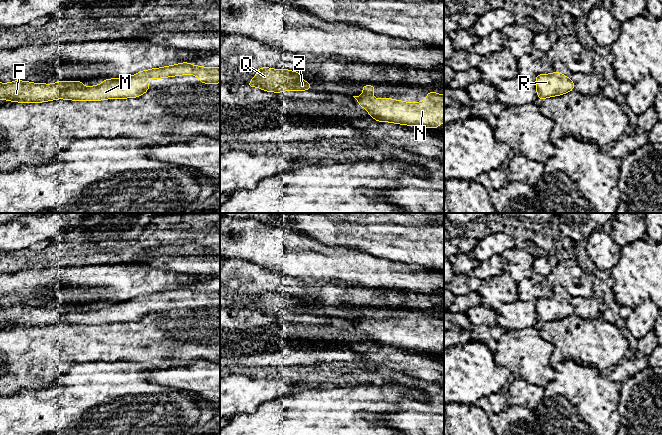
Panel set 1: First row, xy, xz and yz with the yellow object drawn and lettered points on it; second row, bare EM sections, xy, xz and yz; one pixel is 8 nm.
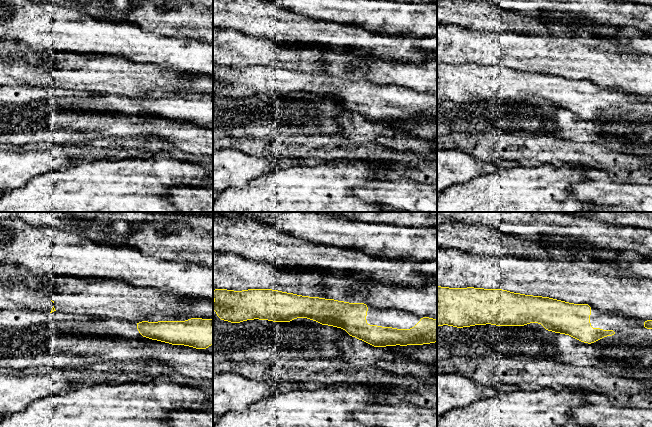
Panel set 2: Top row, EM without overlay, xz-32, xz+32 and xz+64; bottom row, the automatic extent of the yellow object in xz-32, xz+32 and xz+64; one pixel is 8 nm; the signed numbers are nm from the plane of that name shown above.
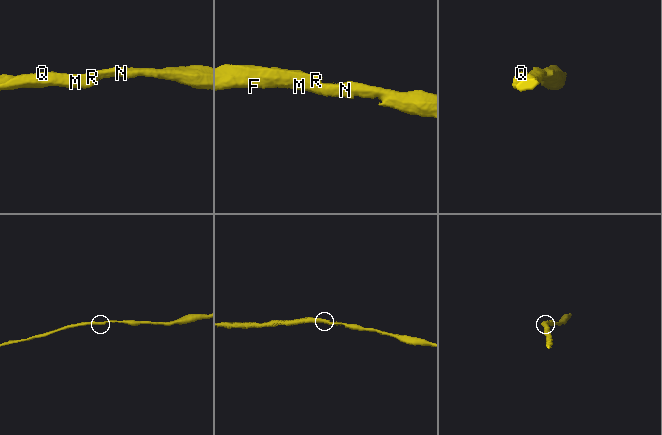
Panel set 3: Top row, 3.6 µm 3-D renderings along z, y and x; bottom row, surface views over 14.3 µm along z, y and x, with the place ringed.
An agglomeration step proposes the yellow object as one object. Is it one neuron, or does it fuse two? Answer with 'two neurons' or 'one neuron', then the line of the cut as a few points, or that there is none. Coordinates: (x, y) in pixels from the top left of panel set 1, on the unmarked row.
one neuron; cut none

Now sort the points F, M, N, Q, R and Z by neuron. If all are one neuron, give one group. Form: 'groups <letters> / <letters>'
groups F M N Q R Z

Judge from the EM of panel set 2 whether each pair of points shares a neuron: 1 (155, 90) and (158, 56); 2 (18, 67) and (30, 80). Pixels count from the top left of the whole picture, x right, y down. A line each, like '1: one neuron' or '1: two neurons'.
1: two neurons
2: one neuron

